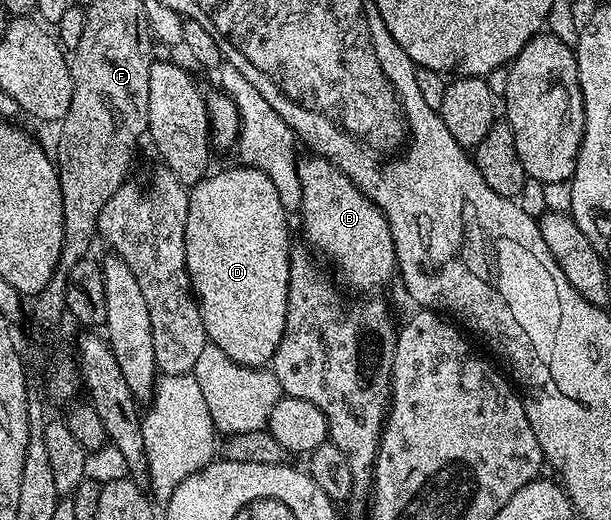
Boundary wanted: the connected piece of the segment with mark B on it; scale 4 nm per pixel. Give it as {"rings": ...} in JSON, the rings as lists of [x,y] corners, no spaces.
{"rings":[[[306,155],[298,158],[297,179],[301,179],[301,203],[298,216],[303,216],[303,233],[306,244],[312,250],[324,253],[337,268],[343,269],[343,277],[355,289],[360,289],[360,294],[367,295],[372,291],[379,291],[383,284],[397,273],[395,263],[395,244],[393,231],[385,219],[385,215],[375,204],[364,195],[348,177],[331,164],[325,157]]]}

